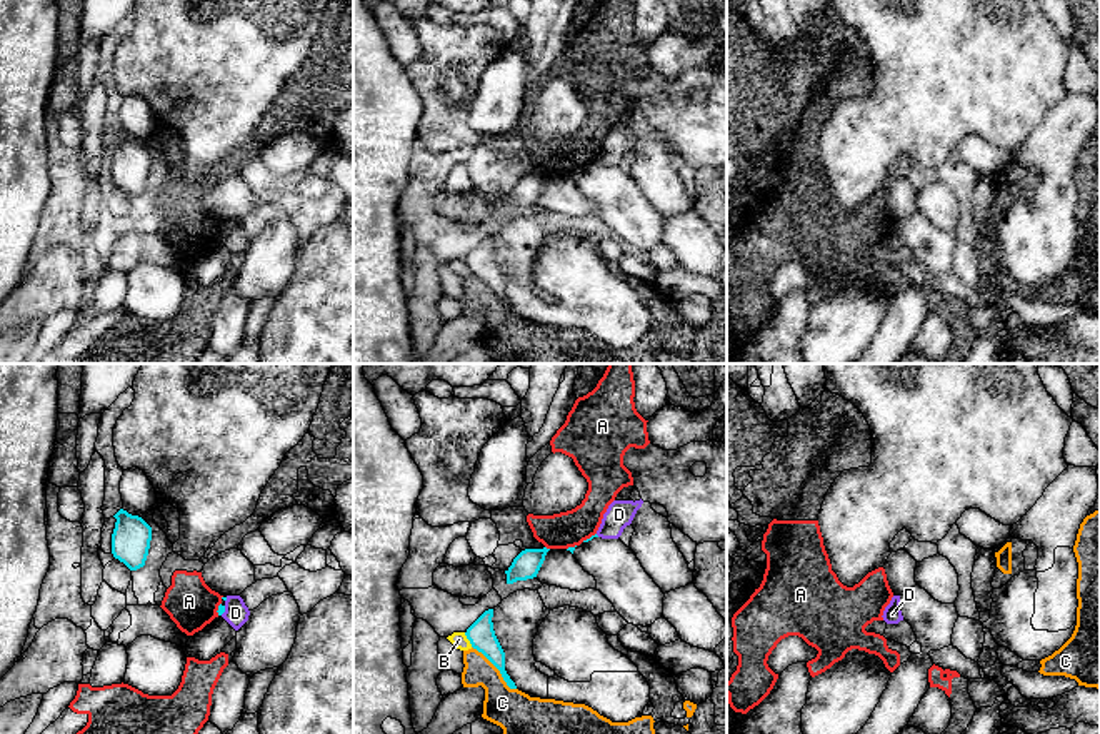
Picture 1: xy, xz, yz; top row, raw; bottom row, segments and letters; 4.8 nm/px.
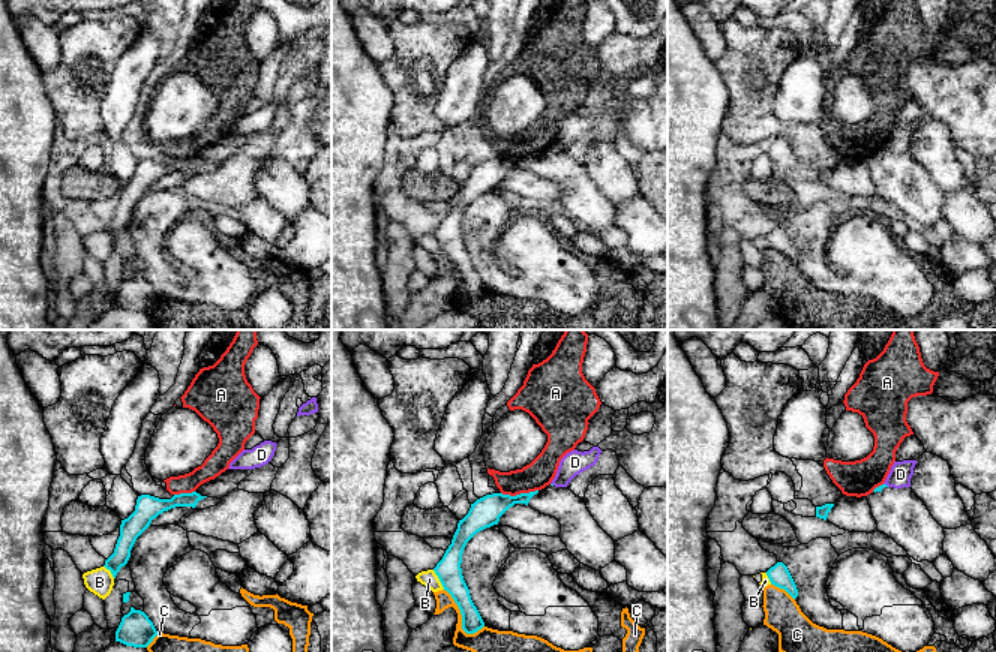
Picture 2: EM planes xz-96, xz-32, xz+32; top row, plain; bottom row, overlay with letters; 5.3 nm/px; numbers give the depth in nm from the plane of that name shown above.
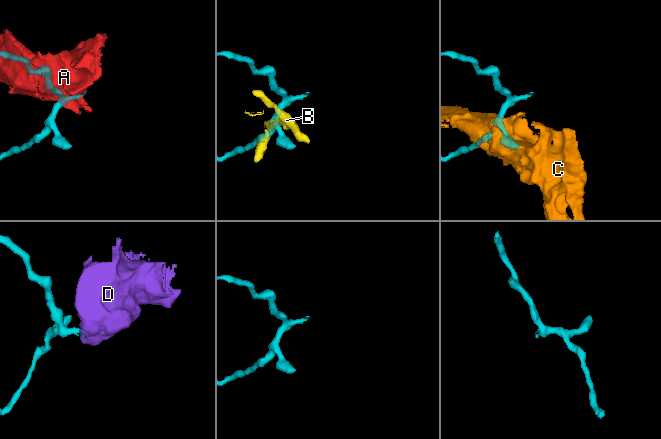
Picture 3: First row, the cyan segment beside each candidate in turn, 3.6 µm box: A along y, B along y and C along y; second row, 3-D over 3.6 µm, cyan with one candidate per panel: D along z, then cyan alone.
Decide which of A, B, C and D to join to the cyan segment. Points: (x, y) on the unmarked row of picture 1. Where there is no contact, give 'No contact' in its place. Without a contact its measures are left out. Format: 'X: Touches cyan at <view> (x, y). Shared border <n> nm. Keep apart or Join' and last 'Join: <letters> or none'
A: Touches cyan at xz (545, 174). Shared border 30 nm. Keep apart
B: Touches cyan at xz (467, 264). Shared border 80 nm. Keep apart
C: Touches cyan at xz (497, 294). Shared border 300 nm. Keep apart
D: Touches cyan at xy (224, 237). Shared border 50 nm. Keep apart
Join: none

